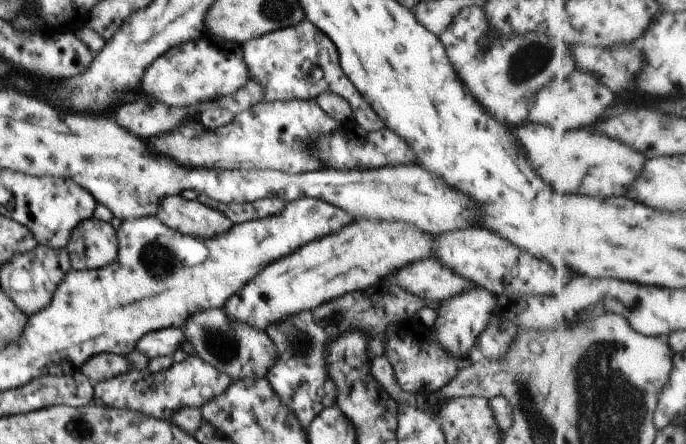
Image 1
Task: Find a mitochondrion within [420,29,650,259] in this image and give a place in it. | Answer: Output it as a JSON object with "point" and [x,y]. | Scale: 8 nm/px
{"point":[527,63]}

